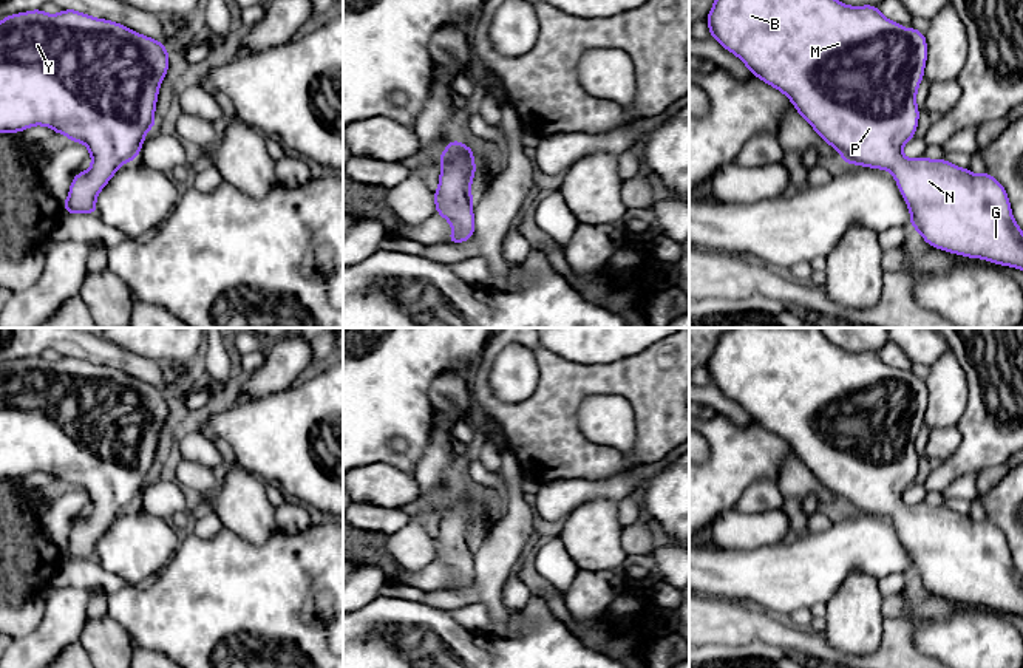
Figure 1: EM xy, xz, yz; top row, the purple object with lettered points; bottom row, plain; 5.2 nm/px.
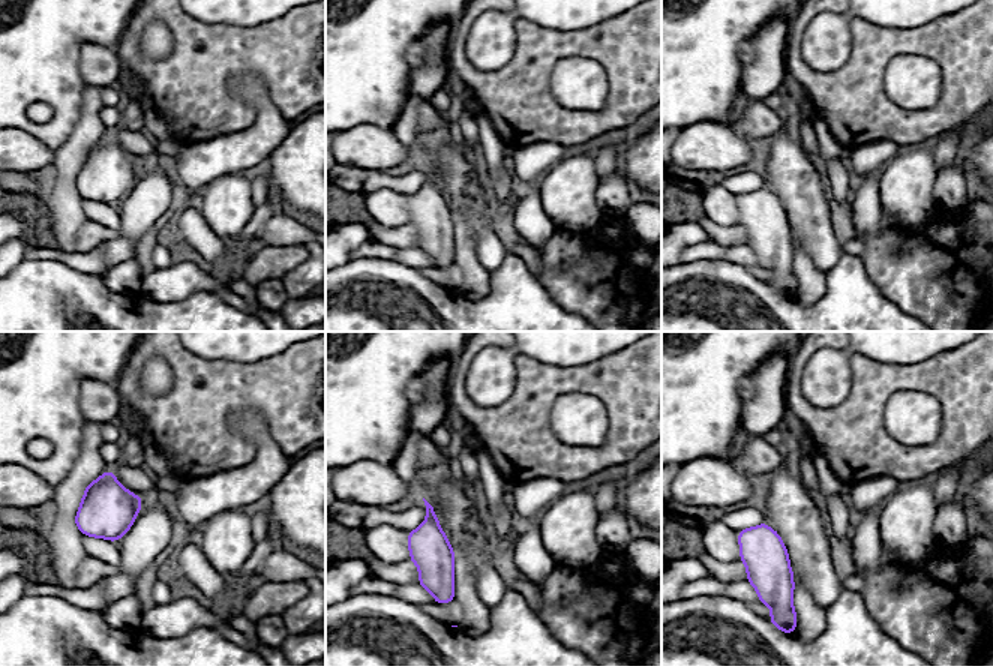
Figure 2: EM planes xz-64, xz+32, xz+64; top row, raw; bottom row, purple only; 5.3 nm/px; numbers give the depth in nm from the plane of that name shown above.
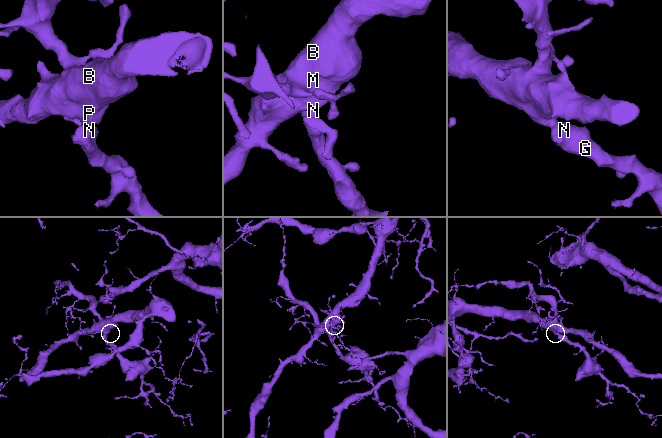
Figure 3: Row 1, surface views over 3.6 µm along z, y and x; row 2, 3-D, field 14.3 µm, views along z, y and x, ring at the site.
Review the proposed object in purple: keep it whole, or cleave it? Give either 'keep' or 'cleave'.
keep

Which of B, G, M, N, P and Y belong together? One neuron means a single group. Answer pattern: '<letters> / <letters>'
B G M N P Y

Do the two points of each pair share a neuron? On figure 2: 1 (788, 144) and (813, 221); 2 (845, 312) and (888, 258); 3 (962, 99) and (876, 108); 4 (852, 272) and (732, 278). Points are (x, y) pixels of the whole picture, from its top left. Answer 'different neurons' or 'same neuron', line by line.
1: same neuron
2: different neurons
3: same neuron
4: same neuron

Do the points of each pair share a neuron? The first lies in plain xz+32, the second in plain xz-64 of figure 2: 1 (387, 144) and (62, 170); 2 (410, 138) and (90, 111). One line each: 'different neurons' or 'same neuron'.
1: different neurons
2: same neuron

